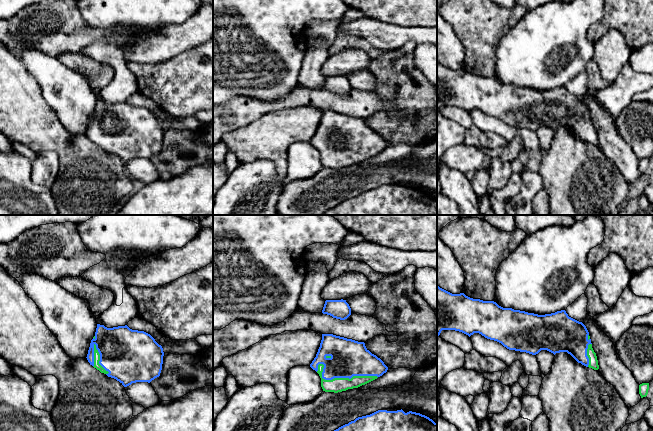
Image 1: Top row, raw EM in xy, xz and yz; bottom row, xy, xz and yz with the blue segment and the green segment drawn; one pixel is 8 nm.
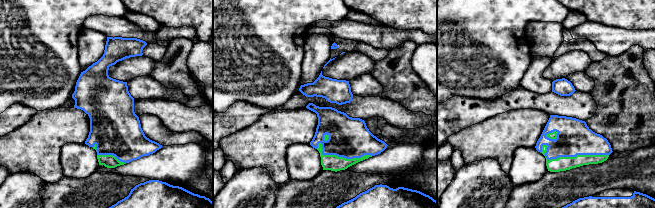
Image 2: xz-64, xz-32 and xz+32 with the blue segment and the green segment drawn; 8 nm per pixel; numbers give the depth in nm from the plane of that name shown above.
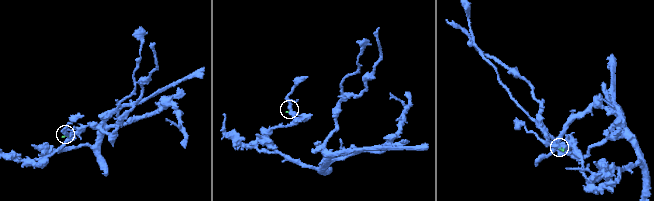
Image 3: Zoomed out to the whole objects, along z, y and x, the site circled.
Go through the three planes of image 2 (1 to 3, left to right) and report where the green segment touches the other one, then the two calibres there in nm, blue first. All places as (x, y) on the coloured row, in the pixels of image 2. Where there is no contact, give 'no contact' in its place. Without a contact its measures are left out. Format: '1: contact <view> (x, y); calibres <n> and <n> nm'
1: contact xz-64 (111, 154); calibres 400 and 110 nm
2: contact xz-32 (339, 156); calibres 320 and 130 nm
3: contact xz+32 (566, 156); calibres 280 and 110 nm

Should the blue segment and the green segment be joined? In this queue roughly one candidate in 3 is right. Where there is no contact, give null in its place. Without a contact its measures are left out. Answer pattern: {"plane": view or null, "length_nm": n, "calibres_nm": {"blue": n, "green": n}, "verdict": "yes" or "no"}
{"plane": "xz", "length_nm": 500, "calibres_nm": {"blue": 300, "green": 120}, "verdict": "yes"}

